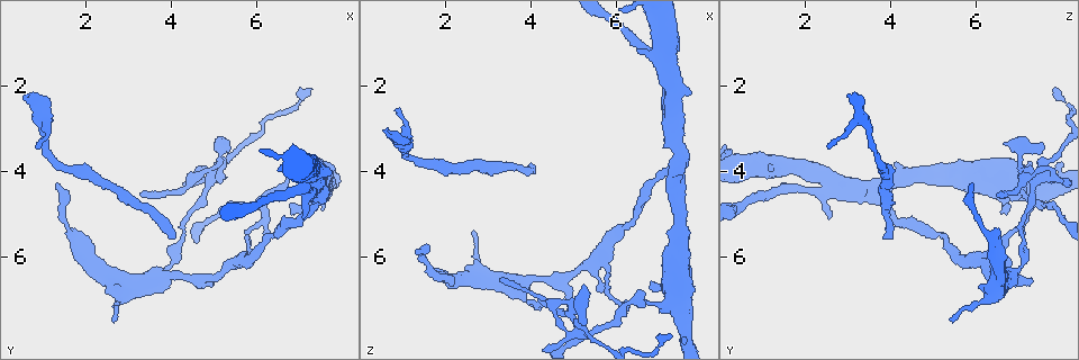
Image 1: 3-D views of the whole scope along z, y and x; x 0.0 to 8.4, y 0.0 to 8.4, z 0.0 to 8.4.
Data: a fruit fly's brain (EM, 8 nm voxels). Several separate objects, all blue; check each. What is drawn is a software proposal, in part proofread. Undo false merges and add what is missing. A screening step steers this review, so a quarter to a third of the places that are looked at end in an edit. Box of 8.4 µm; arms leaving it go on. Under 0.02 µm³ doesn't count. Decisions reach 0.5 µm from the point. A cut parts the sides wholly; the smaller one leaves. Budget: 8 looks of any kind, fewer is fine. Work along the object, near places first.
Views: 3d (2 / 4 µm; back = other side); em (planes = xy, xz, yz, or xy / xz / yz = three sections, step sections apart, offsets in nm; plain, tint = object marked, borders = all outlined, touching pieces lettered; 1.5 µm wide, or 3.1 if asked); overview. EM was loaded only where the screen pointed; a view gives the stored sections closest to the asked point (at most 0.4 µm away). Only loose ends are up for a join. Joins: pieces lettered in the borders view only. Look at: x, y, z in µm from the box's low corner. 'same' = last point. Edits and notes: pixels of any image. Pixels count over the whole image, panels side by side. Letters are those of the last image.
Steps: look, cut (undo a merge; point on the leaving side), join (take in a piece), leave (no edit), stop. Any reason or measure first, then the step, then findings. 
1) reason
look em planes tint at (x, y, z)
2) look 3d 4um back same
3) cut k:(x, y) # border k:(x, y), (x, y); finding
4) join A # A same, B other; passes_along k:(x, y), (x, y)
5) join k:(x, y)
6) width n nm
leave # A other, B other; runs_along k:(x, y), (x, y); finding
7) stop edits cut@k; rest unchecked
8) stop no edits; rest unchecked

long arm stops here
look em yz step 8 borders at (4.05, 5.60, 3.75)

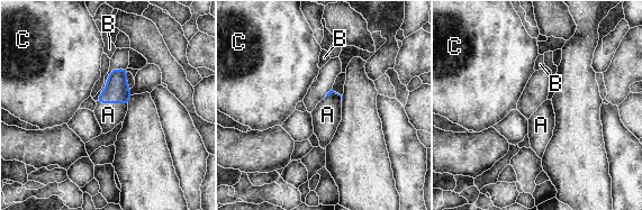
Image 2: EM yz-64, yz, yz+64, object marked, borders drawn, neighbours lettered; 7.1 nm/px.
another direction
look em xy step 8 borders same

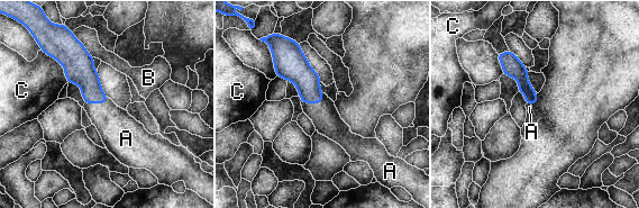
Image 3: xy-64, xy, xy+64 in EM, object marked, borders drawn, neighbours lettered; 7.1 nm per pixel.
join 3:(325, 116) # A same, B other, C other; the neuron continues

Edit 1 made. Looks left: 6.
abrupt turn
look 3d 4um at (5.15, 3.50, 7.40)

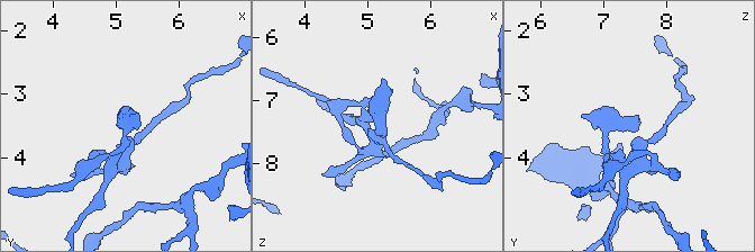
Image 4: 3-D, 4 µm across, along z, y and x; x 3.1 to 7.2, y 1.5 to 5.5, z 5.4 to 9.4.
look em planes plain at (5.20, 3.50, 7.40)

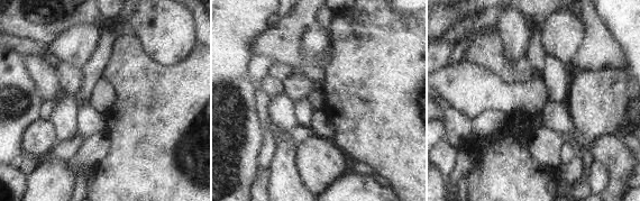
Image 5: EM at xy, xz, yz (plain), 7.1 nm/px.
look em planes borders same

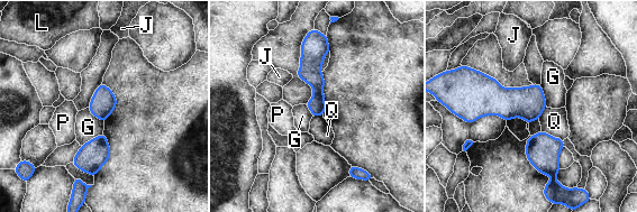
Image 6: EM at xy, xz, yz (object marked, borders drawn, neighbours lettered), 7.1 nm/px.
width 140 nm
leave # G other, J other, L other, P other, Q other; border 6:(102, 132), (81, 146); continuous, no second neuron

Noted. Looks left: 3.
stop edits join@3; rest unchecked

